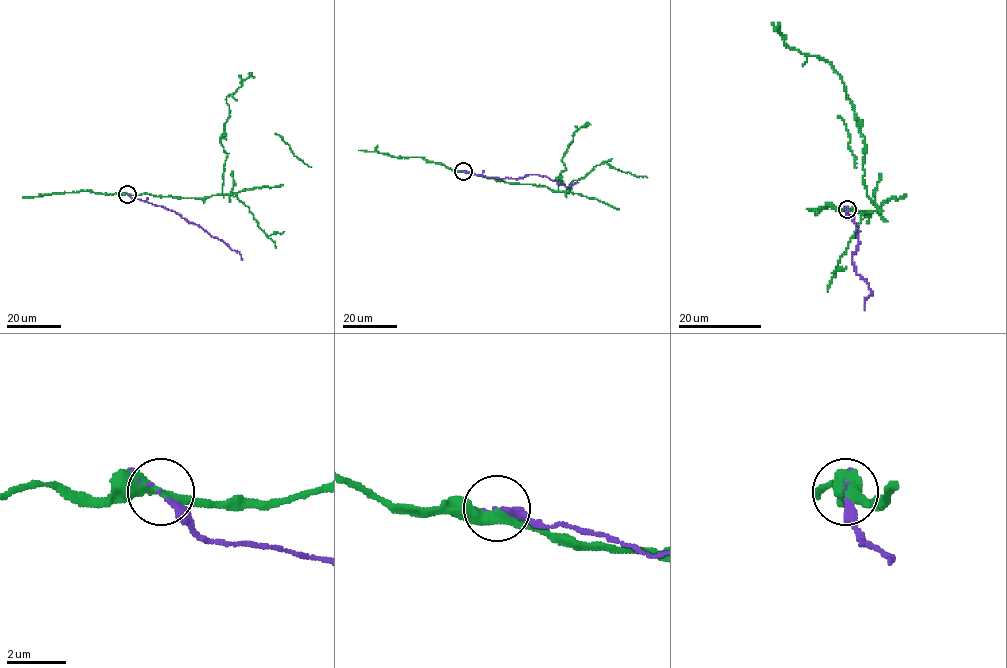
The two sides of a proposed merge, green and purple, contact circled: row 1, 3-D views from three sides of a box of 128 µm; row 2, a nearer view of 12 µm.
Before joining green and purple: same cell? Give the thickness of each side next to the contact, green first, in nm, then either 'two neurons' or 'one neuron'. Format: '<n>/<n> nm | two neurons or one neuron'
320/180 nm | two neurons

